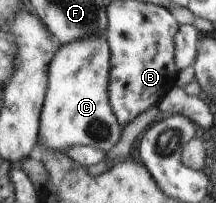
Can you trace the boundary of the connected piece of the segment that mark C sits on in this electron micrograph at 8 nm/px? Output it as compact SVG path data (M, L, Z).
M106 33L99 35L87 34L83 39L75 39L71 43L61 45L49 63L49 89L45 100L43 115L41 116L41 141L43 148L64 153L67 149L81 145L95 148L108 153L119 141L122 128L109 105L109 85L111 53Z

